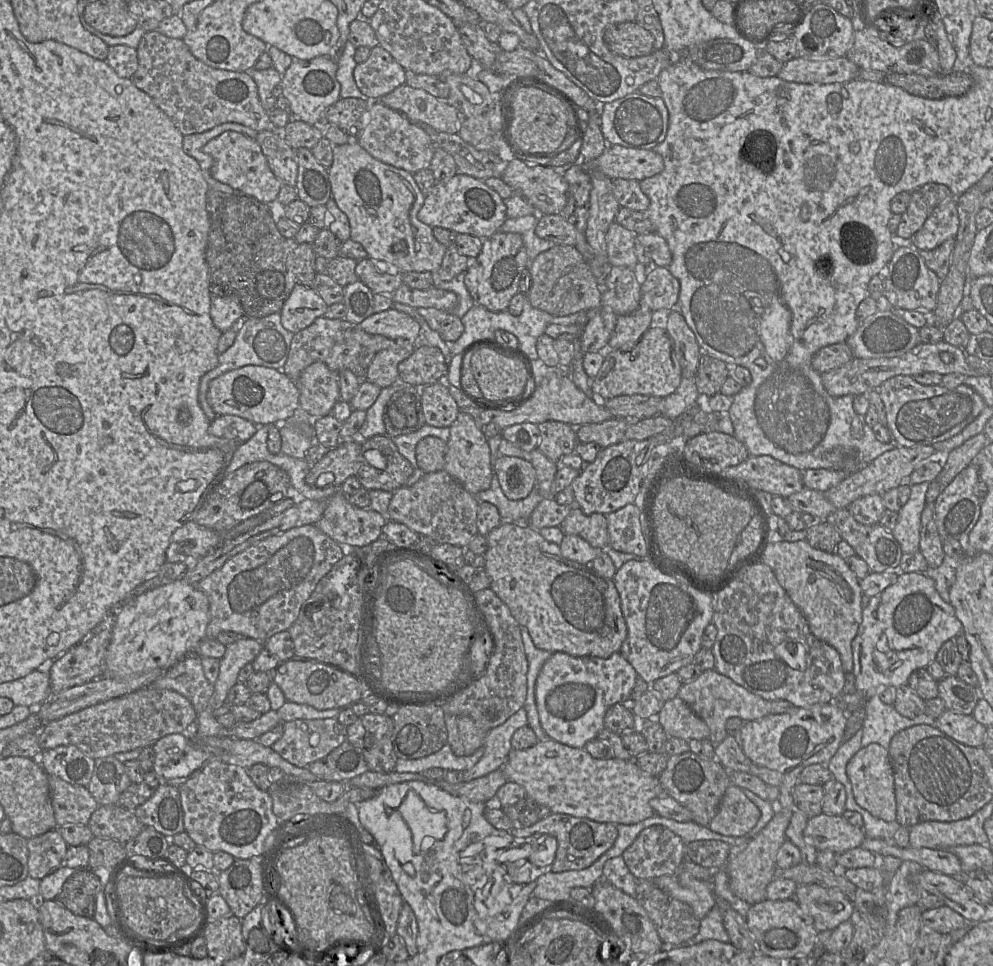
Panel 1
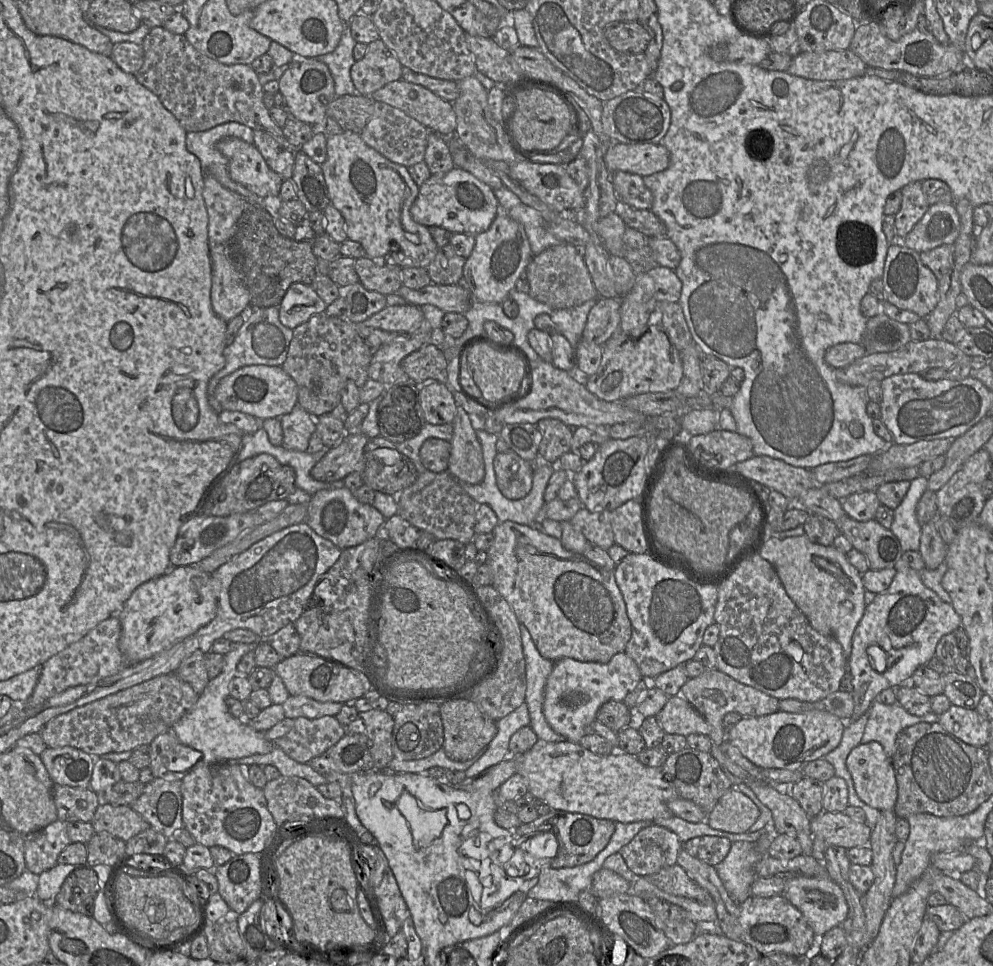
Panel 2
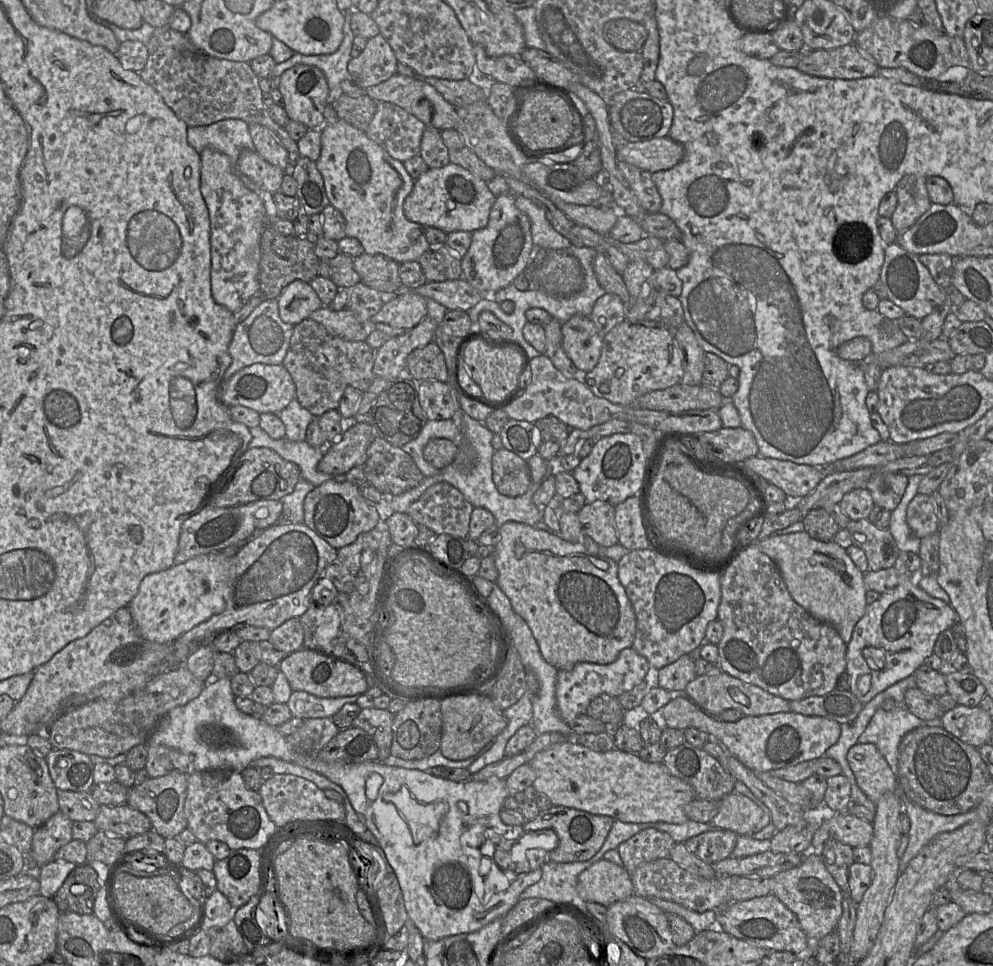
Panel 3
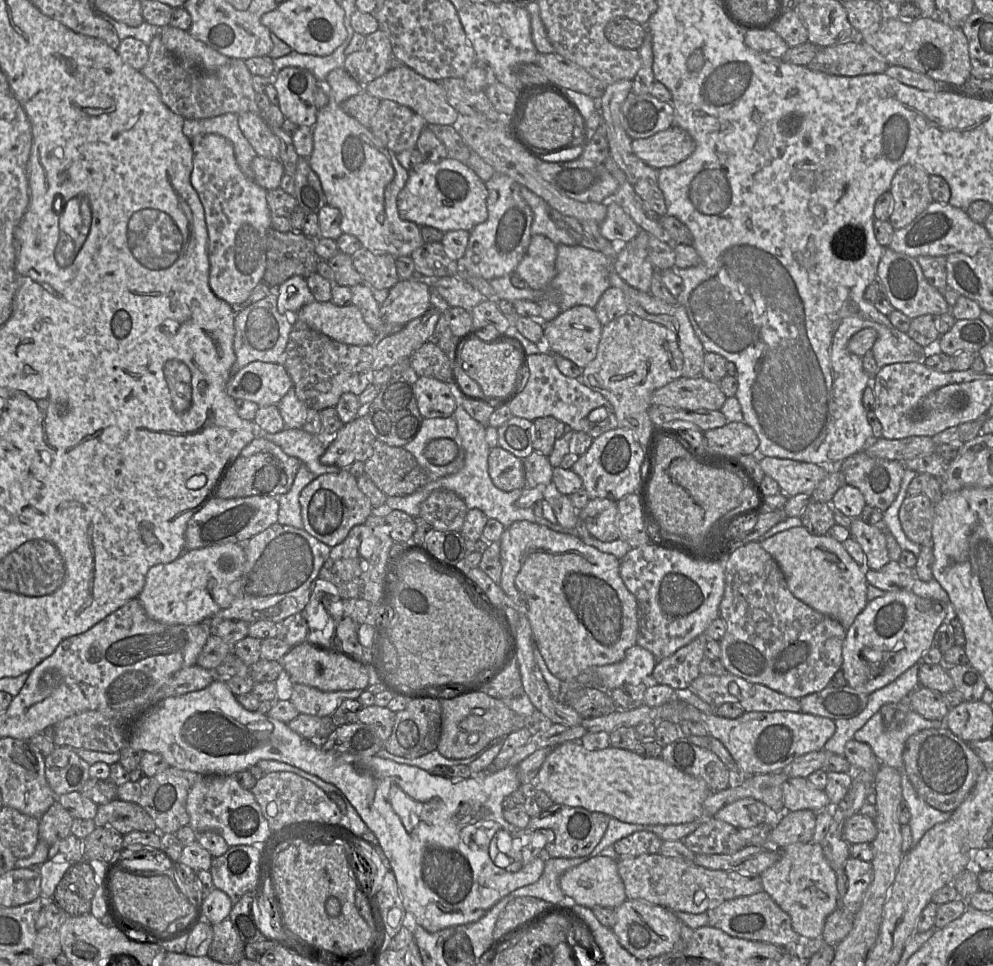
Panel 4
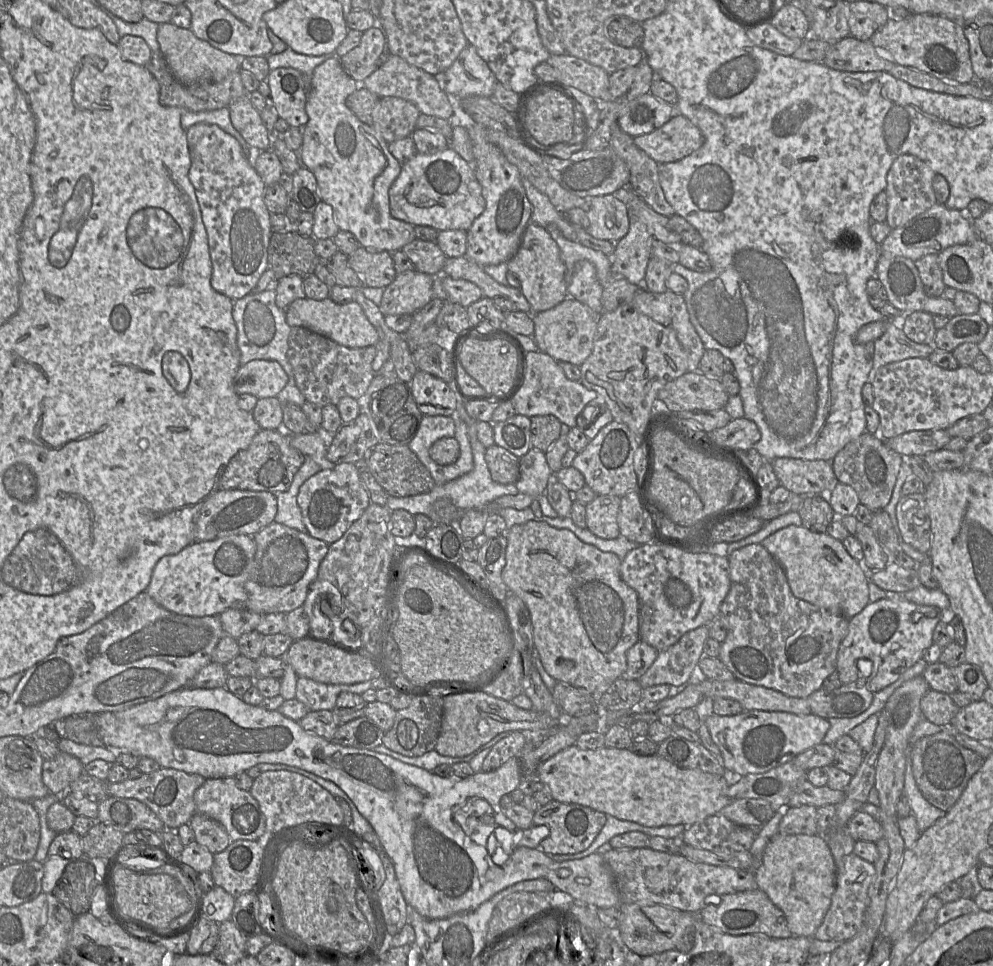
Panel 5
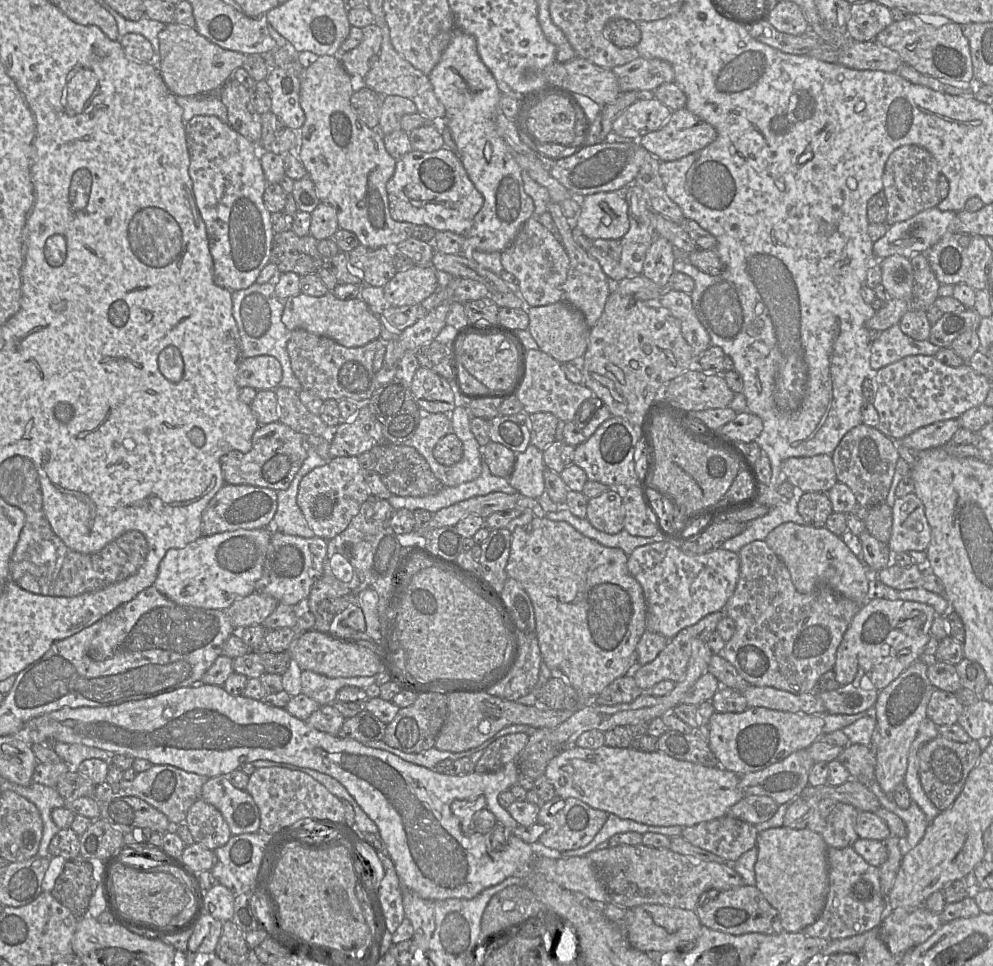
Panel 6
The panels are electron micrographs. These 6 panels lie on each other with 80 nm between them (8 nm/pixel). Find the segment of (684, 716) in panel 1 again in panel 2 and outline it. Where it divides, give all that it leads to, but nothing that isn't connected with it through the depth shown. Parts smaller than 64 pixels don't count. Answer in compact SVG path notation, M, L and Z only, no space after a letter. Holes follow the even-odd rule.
M681 695L669 697L656 719L668 734L710 734L710 727L703 716Z

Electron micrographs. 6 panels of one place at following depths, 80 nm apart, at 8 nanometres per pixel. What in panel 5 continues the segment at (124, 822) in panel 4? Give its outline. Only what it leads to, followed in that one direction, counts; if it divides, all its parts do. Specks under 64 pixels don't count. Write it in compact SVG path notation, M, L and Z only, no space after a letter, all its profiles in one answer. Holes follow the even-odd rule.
M114 796L98 803L96 820L123 834L141 829L161 833L165 829L163 822L142 802Z

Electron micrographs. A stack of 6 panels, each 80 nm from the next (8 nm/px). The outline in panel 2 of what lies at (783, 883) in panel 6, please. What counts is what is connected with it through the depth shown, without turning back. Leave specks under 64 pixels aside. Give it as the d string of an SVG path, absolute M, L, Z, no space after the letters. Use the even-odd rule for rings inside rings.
M795 877L785 879L782 895L804 916L817 937L841 926L848 917L848 905L840 887L830 877Z

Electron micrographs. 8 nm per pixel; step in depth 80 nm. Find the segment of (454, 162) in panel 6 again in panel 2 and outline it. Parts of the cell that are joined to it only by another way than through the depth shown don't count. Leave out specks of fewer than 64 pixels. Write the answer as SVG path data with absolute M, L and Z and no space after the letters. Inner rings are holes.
M453 168L445 174L431 175L420 187L411 205L412 219L426 227L437 226L450 233L467 233L474 236L489 229L495 219L499 202L492 188L475 176L462 170Z

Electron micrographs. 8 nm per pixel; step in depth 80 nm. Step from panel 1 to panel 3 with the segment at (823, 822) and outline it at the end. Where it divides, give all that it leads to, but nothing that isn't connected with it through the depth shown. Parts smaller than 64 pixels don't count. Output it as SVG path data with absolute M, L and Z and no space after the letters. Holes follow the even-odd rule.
M849 812L836 813L823 822L828 823L830 837L852 848L870 846L874 832L873 823Z

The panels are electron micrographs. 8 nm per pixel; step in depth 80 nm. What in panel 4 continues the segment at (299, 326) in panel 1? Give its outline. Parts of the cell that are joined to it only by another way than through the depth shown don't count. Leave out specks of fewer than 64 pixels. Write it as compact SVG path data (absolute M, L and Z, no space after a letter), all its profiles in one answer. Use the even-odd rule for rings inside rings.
M301 276L289 278L278 287L277 307L281 314L294 316L304 305L316 301L306 279Z

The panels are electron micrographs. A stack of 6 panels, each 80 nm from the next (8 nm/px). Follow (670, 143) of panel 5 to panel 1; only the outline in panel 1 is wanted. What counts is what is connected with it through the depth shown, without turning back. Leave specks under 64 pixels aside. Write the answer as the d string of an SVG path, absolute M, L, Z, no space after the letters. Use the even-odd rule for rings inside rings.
M608 145L592 163L580 163L587 168L597 168L610 179L633 179L641 181L659 174L664 169L664 160L653 149L627 148Z

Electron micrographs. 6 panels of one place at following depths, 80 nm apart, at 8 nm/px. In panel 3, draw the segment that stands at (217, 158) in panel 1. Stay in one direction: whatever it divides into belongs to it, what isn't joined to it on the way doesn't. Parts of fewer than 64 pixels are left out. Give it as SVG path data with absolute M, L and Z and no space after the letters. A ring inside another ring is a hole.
M242 150L238 170L249 177L261 193L275 194L280 191L285 172L264 160L257 151Z

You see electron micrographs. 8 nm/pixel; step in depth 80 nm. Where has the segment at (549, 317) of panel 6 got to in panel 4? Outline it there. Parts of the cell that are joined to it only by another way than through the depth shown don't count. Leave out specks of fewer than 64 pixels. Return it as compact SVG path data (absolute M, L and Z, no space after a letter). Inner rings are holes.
M578 305L561 311L556 318L543 324L543 334L551 353L559 354L583 369L596 356L602 327L594 308Z

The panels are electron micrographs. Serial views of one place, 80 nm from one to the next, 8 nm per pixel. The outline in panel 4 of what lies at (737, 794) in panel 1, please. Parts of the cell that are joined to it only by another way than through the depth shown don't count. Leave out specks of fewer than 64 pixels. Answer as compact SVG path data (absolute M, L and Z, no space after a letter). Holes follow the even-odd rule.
M753 798L739 799L721 808L713 817L738 829L748 829L765 822L767 805Z

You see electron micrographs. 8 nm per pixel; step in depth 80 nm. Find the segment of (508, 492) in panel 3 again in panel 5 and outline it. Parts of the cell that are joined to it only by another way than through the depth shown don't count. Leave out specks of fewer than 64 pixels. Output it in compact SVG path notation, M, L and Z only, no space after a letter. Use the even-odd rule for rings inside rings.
M493 444L486 448L485 461L491 478L499 484L515 484L519 478L519 458Z

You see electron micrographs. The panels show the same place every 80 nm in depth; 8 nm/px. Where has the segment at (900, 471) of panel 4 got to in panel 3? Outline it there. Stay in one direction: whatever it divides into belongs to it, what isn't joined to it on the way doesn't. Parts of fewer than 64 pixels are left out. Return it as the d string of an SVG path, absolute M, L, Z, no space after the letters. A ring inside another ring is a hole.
M878 473L866 485L875 505L892 511L901 500L908 477L895 473Z

